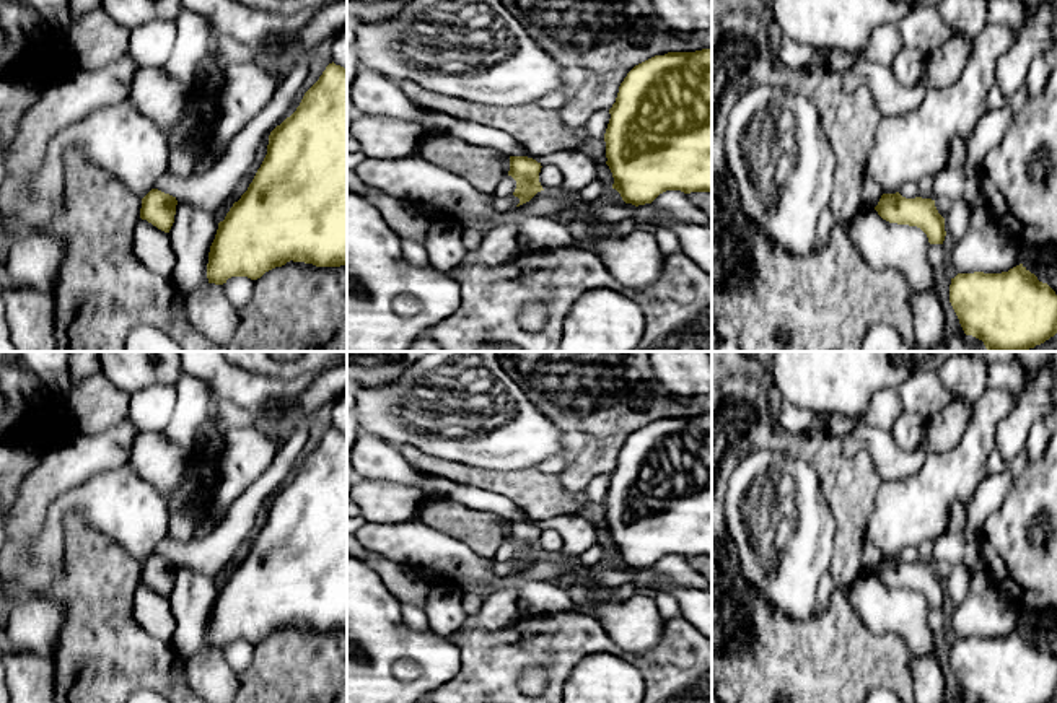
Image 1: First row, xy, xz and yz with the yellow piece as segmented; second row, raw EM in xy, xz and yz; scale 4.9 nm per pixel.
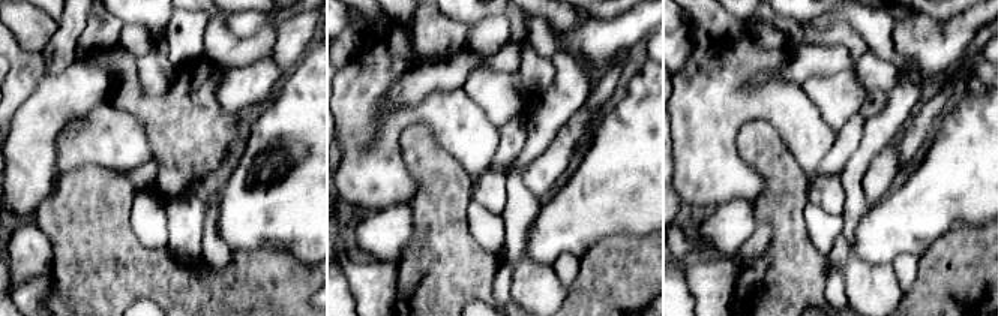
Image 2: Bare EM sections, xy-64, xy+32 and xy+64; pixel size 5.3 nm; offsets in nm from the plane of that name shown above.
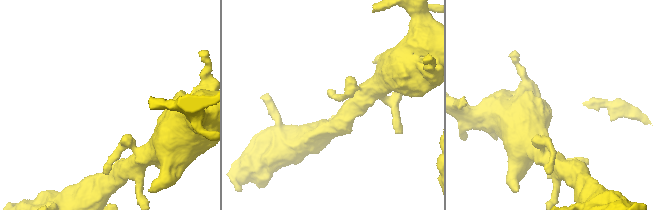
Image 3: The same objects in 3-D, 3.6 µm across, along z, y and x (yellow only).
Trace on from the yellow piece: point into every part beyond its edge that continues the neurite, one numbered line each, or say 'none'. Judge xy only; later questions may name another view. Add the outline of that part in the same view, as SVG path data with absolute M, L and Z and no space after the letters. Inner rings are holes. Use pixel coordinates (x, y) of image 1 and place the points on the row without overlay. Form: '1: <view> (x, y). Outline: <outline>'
none

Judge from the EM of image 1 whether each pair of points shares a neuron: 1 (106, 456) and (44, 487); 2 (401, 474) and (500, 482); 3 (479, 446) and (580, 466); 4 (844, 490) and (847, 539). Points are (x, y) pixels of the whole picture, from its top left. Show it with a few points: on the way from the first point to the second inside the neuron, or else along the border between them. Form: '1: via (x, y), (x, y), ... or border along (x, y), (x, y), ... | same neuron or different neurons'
1: via (92, 456), (78, 456), (59, 472) | same neuron
2: border along (409, 461), (429, 474), (481, 487) | different neurons
3: border along (549, 419), (561, 433), (562, 454) | different neurons
4: via (847, 502), (847, 528) | same neuron

